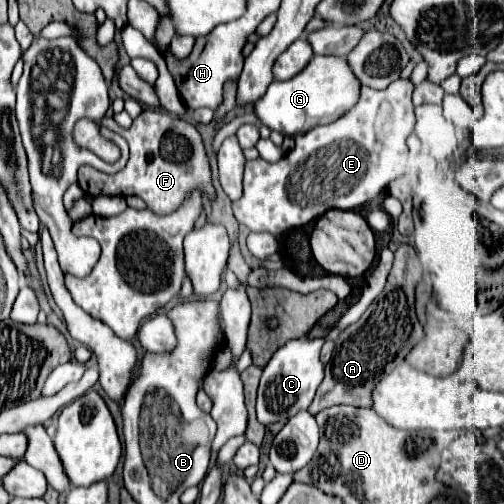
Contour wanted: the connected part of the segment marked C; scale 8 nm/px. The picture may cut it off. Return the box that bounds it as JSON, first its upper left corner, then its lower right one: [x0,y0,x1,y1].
[257,339,323,425]

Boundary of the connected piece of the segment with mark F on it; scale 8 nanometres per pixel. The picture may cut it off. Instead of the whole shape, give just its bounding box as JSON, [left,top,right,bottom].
[79,109,213,215]

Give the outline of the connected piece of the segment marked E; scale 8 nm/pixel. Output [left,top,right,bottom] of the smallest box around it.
[233,79,415,235]

